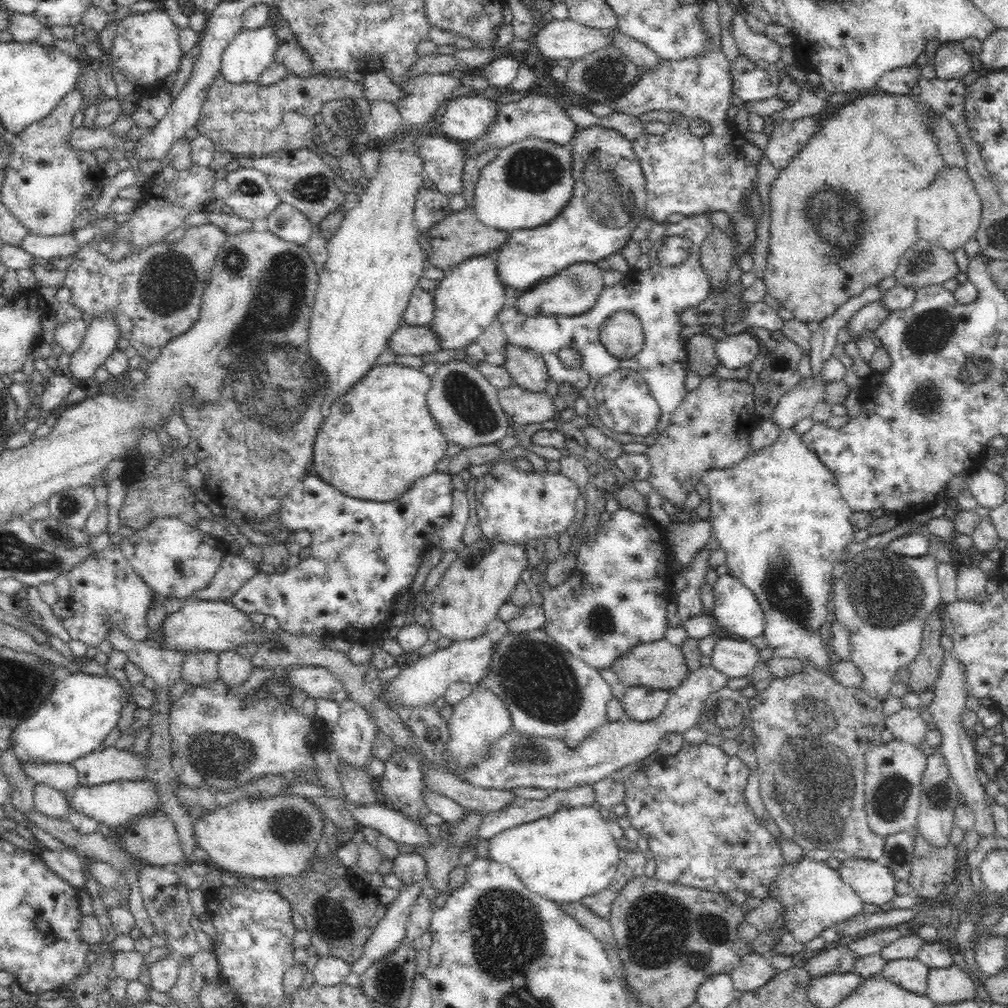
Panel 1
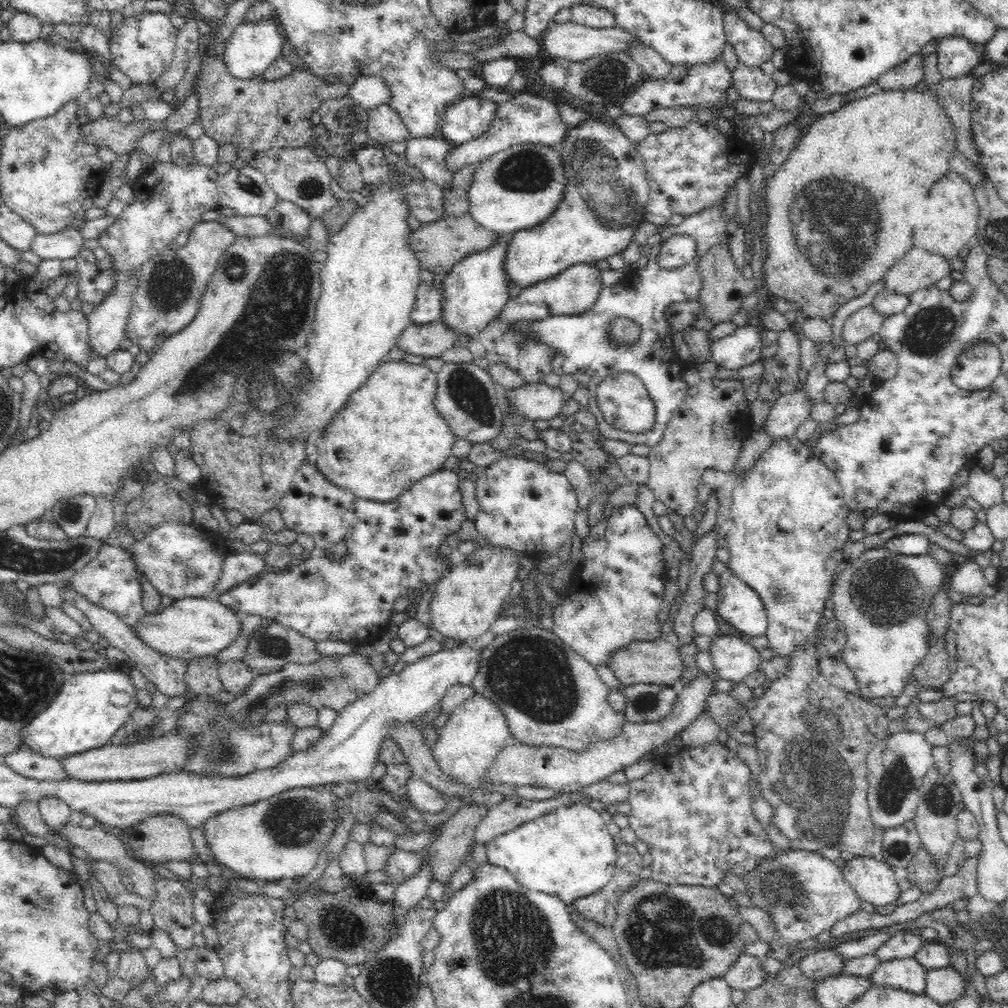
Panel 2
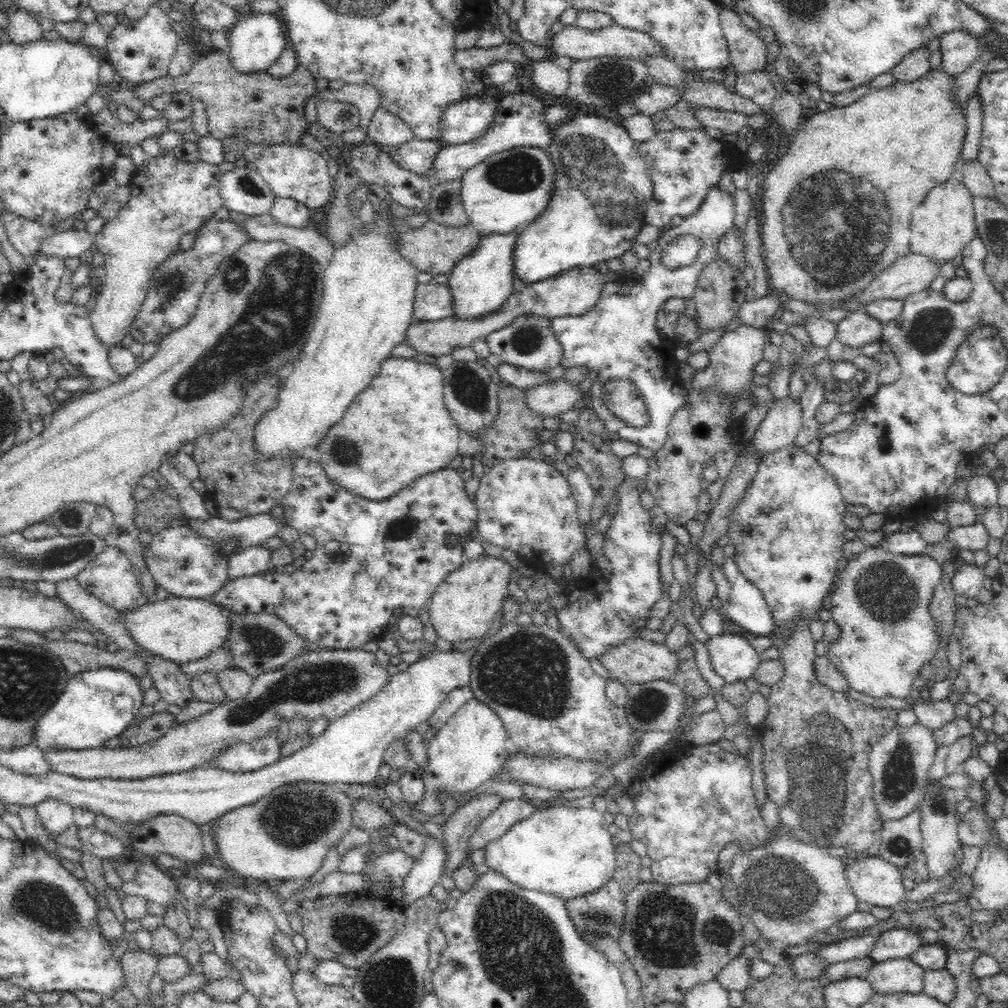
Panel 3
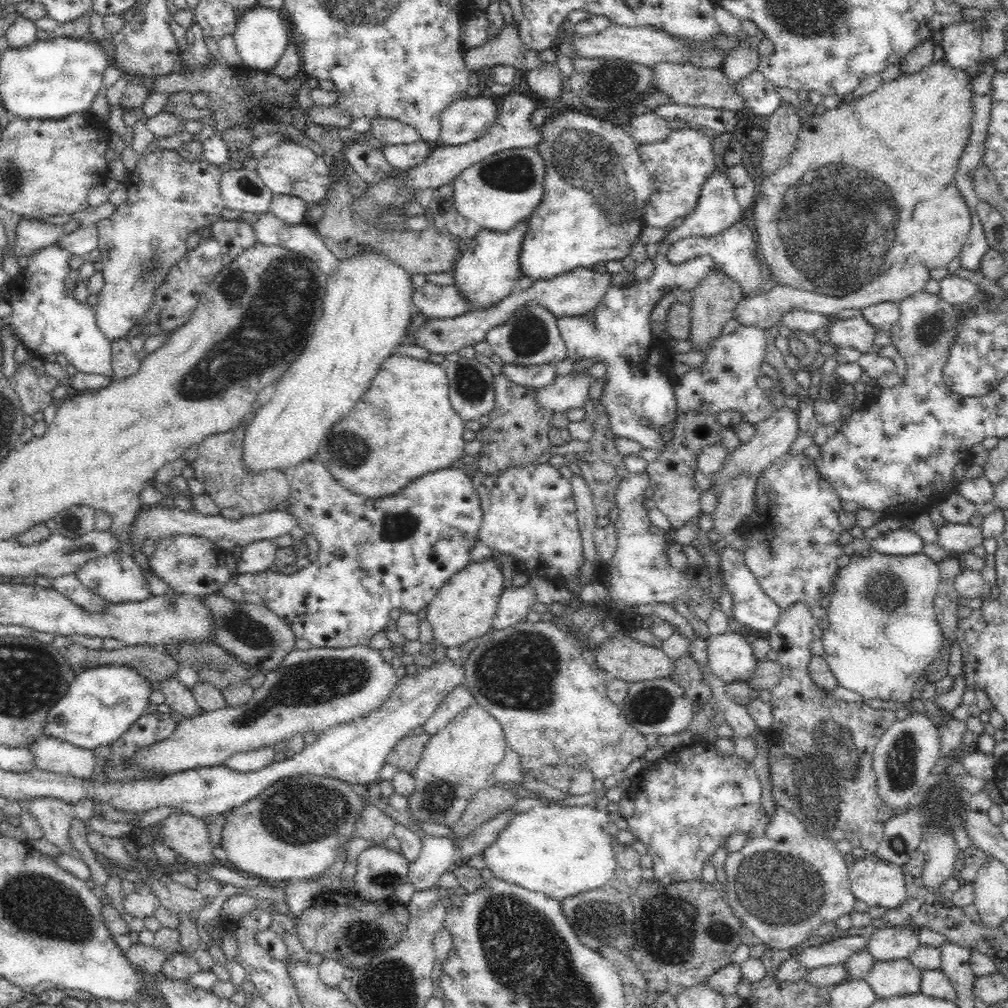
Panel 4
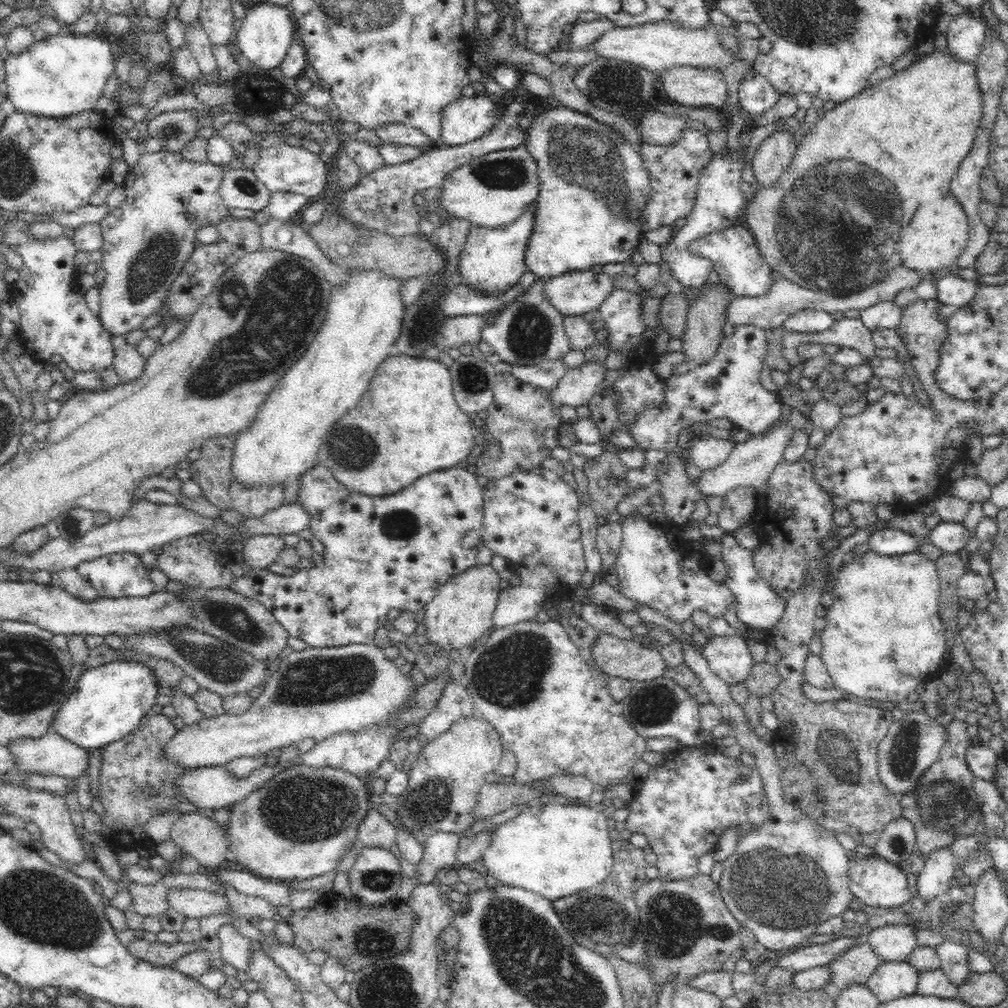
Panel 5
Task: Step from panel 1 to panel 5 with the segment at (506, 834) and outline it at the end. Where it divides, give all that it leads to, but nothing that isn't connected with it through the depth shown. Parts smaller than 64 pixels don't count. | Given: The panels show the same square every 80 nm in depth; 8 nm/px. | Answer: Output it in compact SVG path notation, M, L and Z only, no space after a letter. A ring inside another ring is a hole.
M584 802L524 806L520 814L494 828L490 845L482 852L482 862L497 882L558 900L602 884L612 872L609 824L601 808Z

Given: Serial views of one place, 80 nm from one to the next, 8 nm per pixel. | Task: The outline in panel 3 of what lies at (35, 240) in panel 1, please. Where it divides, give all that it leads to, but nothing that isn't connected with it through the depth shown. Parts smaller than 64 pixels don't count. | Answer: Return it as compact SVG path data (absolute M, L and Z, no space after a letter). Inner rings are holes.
M67 229L48 237L42 242L39 252L49 256L59 256L59 258L70 258L70 256L80 256L90 250L94 244L95 235L87 230Z

